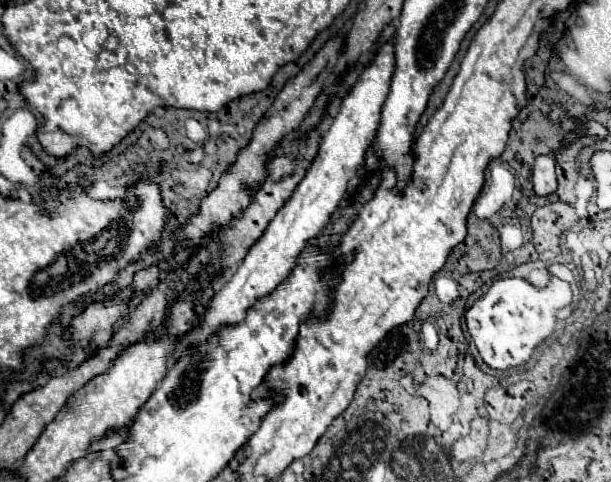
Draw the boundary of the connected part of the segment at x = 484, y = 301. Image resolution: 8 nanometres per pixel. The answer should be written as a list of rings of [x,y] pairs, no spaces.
[[[500,278],[466,312],[466,324],[482,360],[490,368],[506,370],[530,360],[534,348],[554,332],[556,312],[570,304],[570,300],[570,284],[558,278],[552,278],[546,290],[538,290],[522,278]]]

